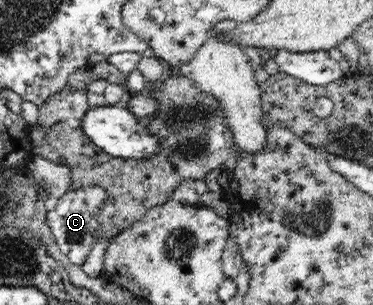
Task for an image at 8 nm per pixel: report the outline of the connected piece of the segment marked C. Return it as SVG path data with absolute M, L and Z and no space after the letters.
M98 184L81 187L79 190L70 189L64 195L58 196L56 206L47 213L47 226L51 229L59 249L65 256L68 256L71 263L81 266L93 250L97 234L101 230L96 218L104 207L104 200L107 200L107 197L106 190Z

